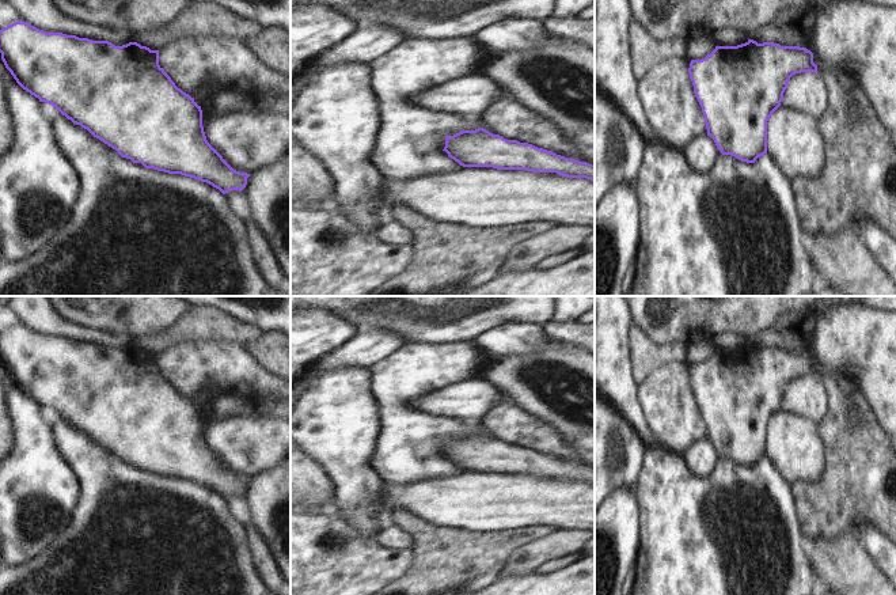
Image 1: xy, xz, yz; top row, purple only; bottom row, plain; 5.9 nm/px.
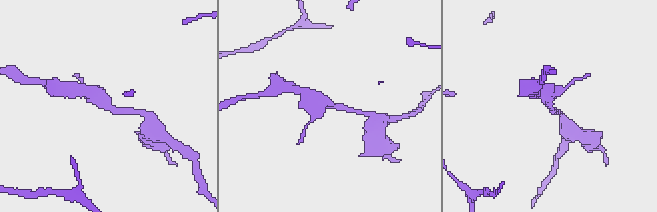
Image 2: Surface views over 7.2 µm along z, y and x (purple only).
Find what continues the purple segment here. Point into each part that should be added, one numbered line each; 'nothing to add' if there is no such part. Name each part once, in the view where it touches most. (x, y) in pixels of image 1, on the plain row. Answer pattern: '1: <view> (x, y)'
nothing to add

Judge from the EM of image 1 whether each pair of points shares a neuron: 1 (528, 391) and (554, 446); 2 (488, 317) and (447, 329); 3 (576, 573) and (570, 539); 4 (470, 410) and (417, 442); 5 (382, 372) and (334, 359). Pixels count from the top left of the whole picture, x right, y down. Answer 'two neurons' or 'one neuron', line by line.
1: two neurons
2: one neuron
3: two neurons
4: two neurons
5: two neurons

